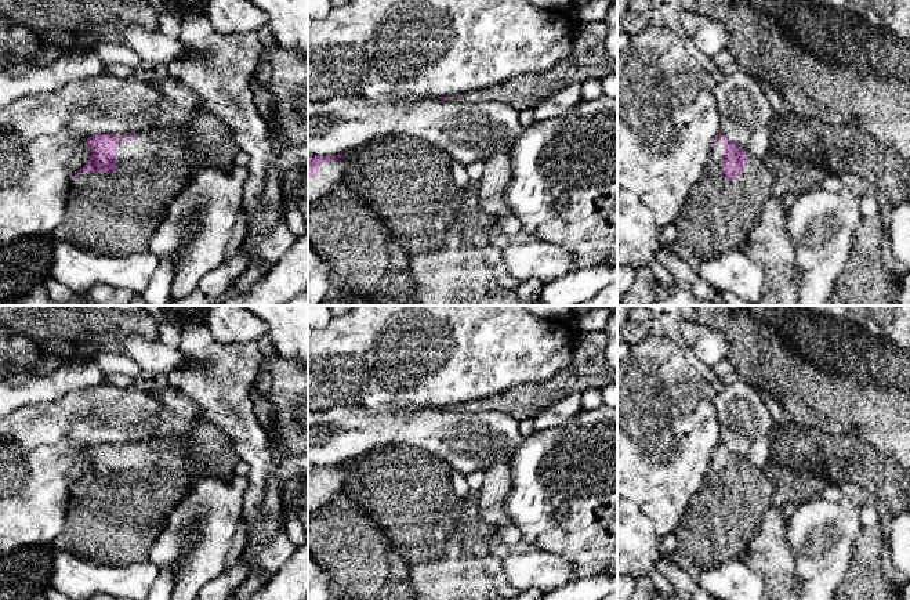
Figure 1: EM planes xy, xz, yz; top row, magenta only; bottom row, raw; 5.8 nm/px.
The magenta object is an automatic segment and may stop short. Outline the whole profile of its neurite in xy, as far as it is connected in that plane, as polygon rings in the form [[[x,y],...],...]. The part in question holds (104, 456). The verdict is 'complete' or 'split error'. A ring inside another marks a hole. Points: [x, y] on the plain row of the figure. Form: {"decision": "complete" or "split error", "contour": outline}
{"decision": "split error", "contour": [[[203,420],[193,423],[191,445],[195,453],[188,460],[177,448],[166,447],[162,440],[155,440],[146,447],[97,444],[87,448],[86,453],[91,458],[91,469],[73,485],[75,498],[69,505],[65,528],[52,546],[55,549],[64,547],[83,560],[99,564],[127,565],[146,560],[168,513],[188,494],[195,481],[207,473],[229,477],[240,462],[229,438],[218,427]]]}

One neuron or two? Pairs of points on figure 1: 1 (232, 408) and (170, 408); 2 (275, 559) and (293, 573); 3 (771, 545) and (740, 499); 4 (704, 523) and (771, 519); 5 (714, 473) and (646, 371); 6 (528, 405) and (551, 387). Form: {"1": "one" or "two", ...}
{"1": "two", "2": "two", "3": "two", "4": "two", "5": "two", "6": "one"}

